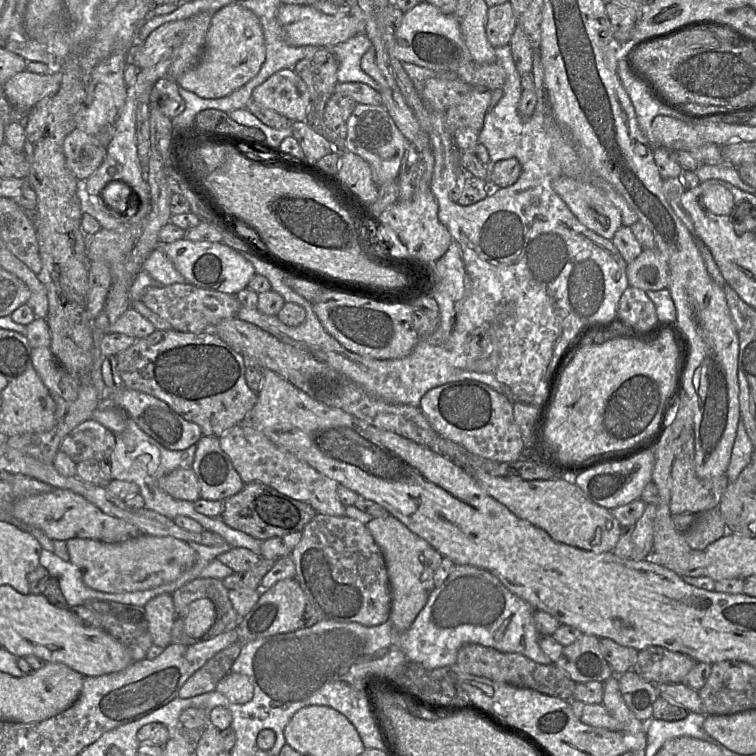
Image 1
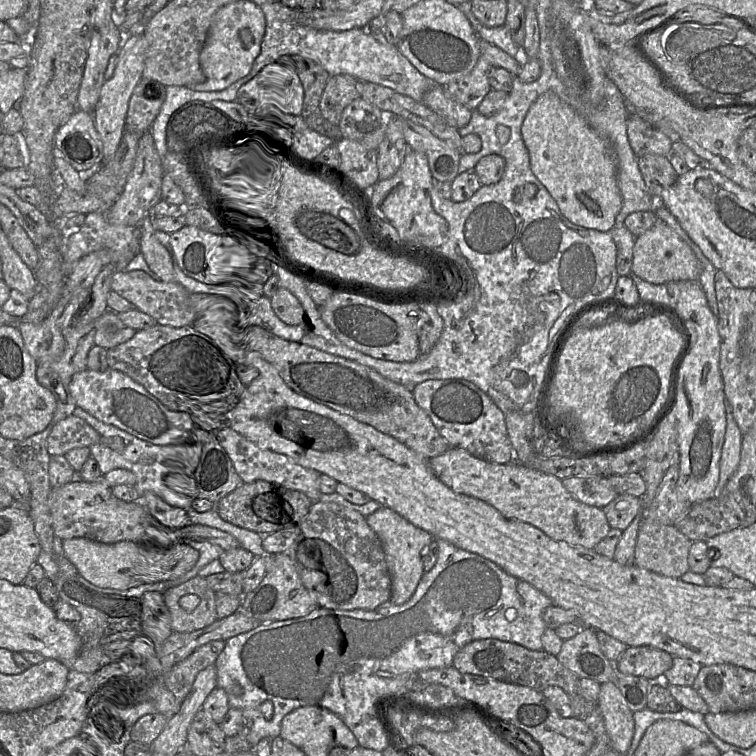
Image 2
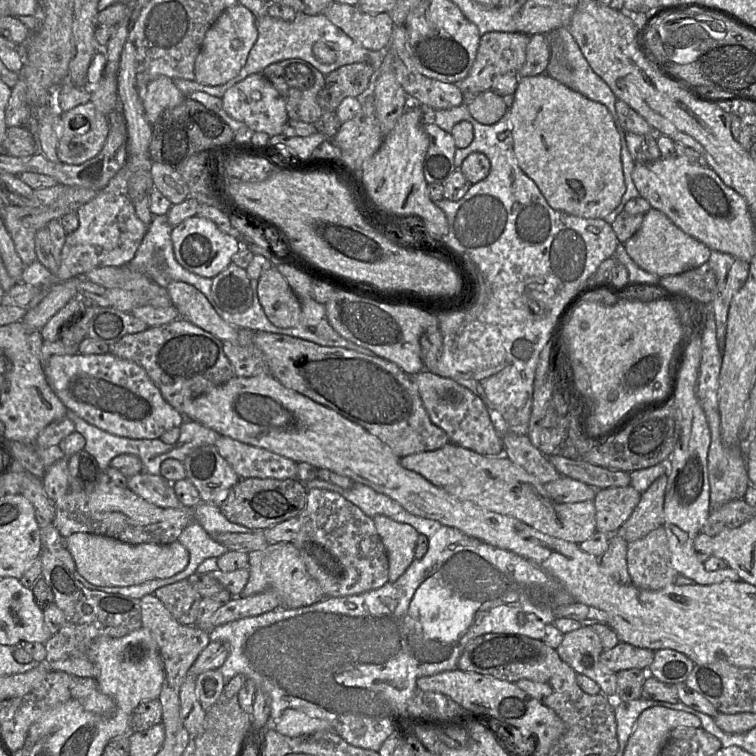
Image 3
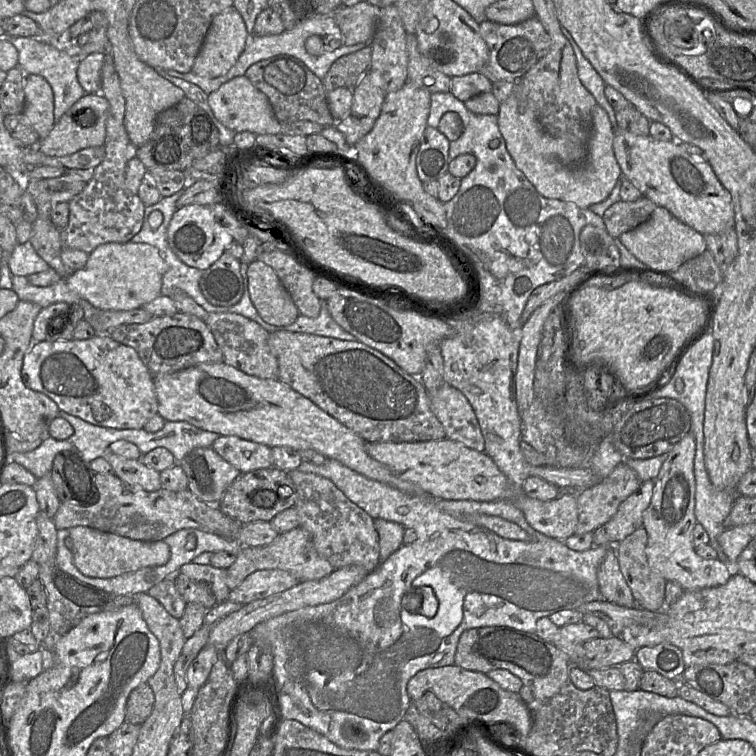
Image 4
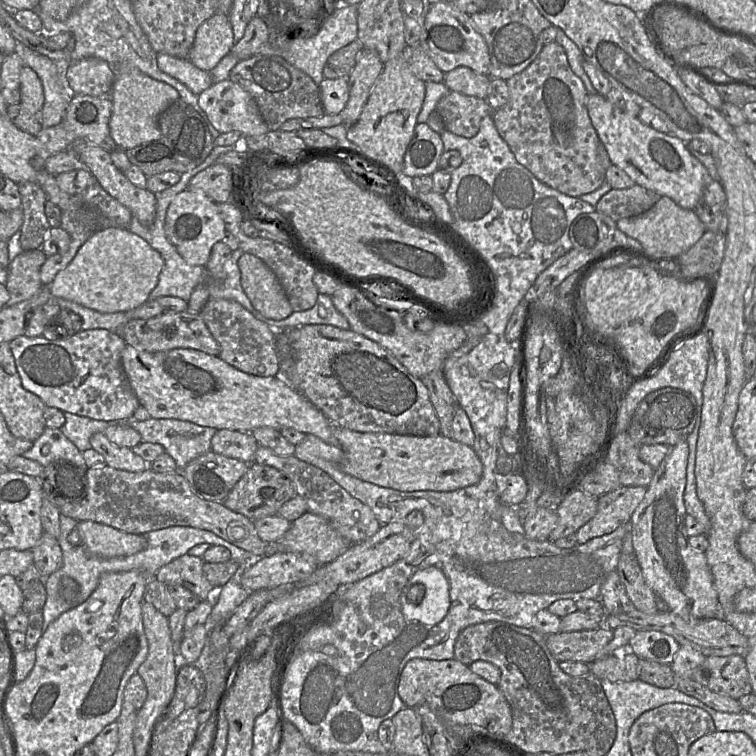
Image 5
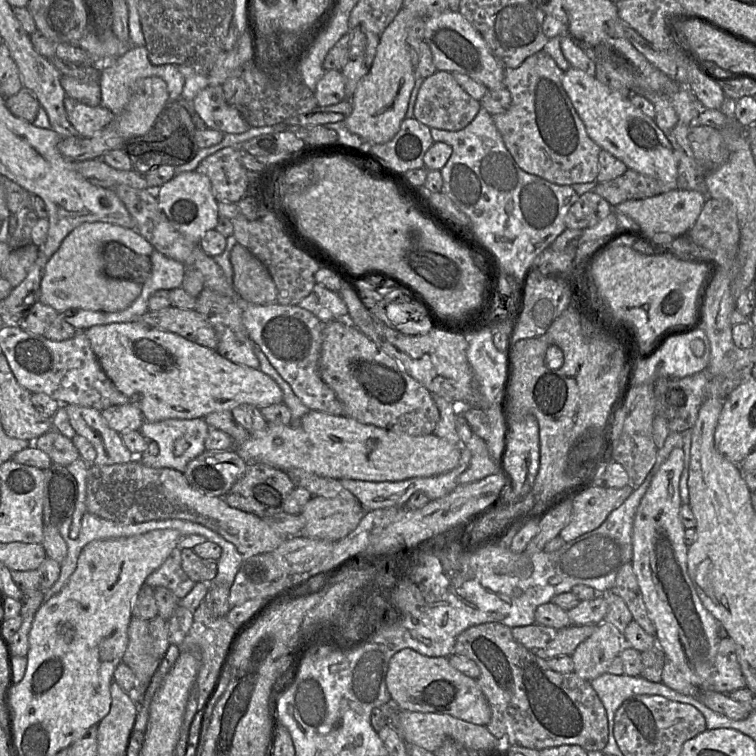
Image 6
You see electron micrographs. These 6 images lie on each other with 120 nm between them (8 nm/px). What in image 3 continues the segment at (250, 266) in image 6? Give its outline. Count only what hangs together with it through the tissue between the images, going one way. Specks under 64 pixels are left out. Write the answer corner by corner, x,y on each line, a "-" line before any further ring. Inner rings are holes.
272,267
264,271
257,284
258,298
268,320
279,328
291,328
301,320
301,302
294,294
283,275

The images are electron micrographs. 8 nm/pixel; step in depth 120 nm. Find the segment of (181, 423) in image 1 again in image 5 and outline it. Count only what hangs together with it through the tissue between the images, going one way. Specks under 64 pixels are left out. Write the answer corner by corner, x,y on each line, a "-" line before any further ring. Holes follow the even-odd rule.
82,330
58,340
21,335
11,340
9,345
23,387
38,396
46,406
103,421
128,421
140,406
122,366
122,352
127,344
118,332

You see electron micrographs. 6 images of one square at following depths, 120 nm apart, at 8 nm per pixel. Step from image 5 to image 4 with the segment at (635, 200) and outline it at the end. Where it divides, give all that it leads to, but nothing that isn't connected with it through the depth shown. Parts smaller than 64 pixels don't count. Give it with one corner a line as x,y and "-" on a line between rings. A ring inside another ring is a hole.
645,196
633,202
620,200
605,211
602,219
608,234
613,238
619,238
621,234
646,222
656,207

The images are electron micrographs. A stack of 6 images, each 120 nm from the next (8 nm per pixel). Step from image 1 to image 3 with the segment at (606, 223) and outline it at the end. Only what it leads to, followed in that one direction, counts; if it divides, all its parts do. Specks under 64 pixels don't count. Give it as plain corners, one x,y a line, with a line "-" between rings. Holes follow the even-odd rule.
545,73
519,77
516,91
508,101
508,109
518,165
535,182
554,210
582,218
604,219
619,205
626,190
621,140
613,118
603,104
569,89

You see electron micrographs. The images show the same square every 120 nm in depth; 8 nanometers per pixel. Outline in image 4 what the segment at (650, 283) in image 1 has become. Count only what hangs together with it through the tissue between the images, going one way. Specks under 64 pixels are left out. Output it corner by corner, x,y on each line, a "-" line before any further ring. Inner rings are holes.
657,206
650,218
619,237
621,243
640,262
656,273
668,274
702,254
706,249
704,236
675,218
664,207

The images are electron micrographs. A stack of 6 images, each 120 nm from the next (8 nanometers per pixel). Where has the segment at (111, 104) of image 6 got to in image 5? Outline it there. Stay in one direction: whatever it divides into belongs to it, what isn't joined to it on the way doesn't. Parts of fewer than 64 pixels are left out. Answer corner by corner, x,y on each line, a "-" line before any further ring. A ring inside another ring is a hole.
158,53
157,64
162,72
182,82
196,95
214,84
210,72
199,69
190,59

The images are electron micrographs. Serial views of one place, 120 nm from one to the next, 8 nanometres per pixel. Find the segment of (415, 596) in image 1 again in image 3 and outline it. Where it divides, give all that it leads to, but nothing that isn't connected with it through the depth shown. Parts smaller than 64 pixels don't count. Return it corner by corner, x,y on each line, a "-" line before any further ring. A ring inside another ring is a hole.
384,515
373,518
388,559
389,582
396,581
415,559
418,531
411,525

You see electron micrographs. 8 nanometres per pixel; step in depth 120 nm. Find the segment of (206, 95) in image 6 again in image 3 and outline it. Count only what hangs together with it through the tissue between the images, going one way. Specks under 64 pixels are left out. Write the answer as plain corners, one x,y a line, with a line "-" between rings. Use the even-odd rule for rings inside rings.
262,73
252,74
229,88
222,97
222,103
232,118
255,132
265,132
271,137
282,134
289,119
284,98

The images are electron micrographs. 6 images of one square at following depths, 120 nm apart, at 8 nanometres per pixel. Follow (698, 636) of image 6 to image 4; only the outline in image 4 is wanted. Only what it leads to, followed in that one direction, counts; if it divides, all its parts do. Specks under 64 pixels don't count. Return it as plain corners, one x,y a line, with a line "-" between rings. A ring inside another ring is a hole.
688,433
668,453
654,482
651,502
642,516
642,527
648,539
645,554
649,566
666,581
678,583
684,591
712,588
725,584
734,570
728,563
719,559
704,559
696,551
692,541
692,532
698,523
695,517
695,477
694,457
695,438

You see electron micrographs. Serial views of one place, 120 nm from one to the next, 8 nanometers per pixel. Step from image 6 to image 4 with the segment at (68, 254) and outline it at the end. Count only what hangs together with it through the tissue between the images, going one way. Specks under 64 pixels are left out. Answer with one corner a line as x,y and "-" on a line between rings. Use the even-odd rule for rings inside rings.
106,243
89,254
84,268
72,272
65,282
82,299
101,310
128,311
141,308
161,295
167,263
160,251
147,243

